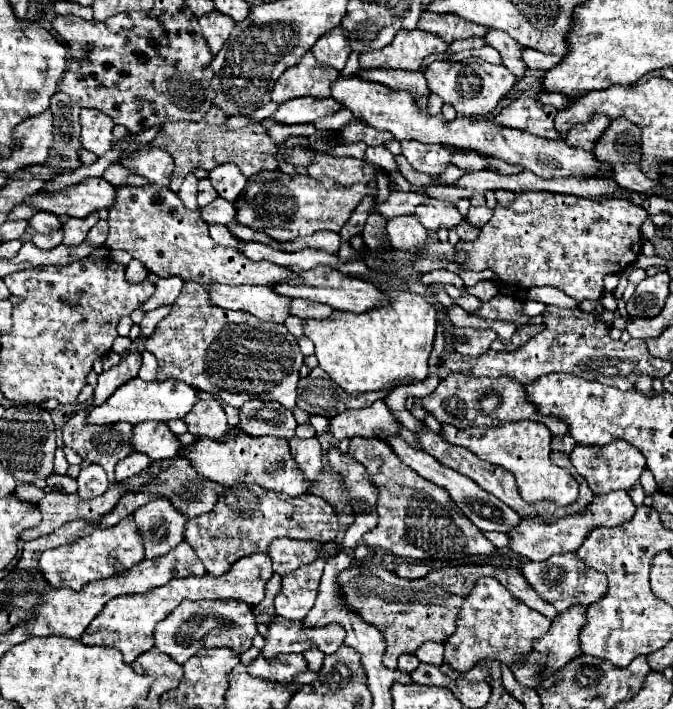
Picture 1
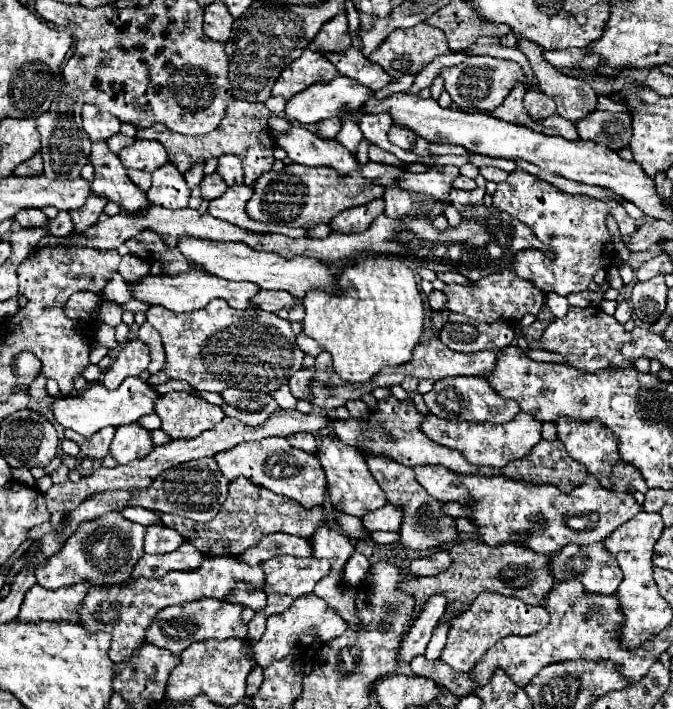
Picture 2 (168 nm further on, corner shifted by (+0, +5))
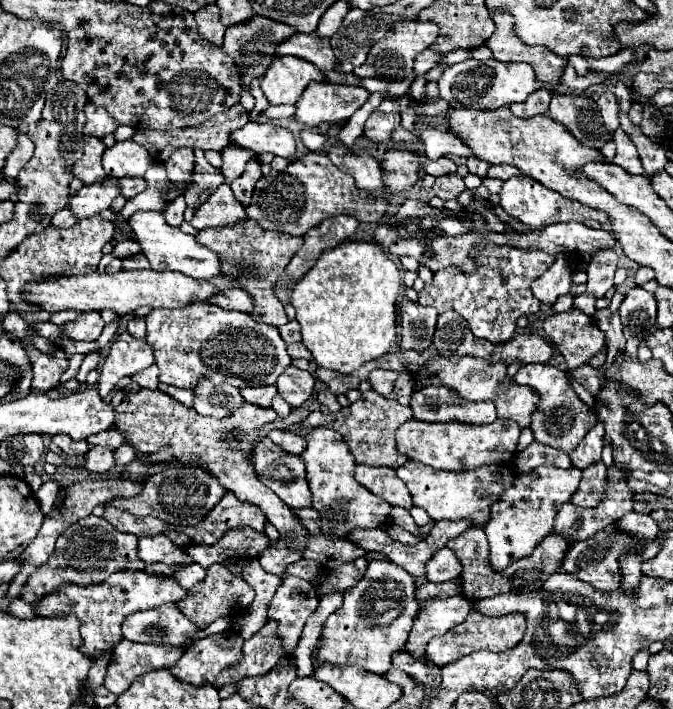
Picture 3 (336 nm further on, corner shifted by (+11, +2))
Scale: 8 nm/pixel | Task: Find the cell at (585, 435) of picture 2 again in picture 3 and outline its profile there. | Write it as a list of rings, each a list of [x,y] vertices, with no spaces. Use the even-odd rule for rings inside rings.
[[[525,364],[515,374],[515,380],[519,384],[535,388],[541,396],[541,402],[539,402],[537,410],[533,412],[533,424],[531,424],[531,430],[533,430],[537,442],[559,448],[565,454],[571,454],[579,446],[579,442],[585,438],[585,434],[597,424],[597,418],[589,412],[589,406],[579,400],[579,396],[569,386],[567,376],[561,368],[553,368],[547,364]]]

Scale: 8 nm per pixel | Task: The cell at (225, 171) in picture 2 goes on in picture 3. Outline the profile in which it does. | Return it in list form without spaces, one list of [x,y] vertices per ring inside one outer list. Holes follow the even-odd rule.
[[[225,148],[225,150],[221,152],[221,156],[223,156],[221,174],[223,174],[225,182],[231,184],[237,176],[243,174],[243,170],[245,170],[245,162],[251,160],[253,152],[243,150],[243,148]]]

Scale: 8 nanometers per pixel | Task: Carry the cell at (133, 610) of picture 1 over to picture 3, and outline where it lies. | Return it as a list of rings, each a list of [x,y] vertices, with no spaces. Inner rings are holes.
[[[125,570],[125,572],[117,572],[117,574],[109,576],[101,584],[93,584],[93,586],[77,586],[77,584],[61,586],[59,590],[43,596],[43,600],[39,602],[39,614],[41,616],[75,614],[81,622],[81,638],[83,638],[81,652],[85,652],[85,656],[89,656],[89,658],[99,658],[99,656],[111,652],[123,640],[121,624],[129,614],[139,612],[139,610],[151,610],[165,602],[179,604],[181,600],[185,600],[187,594],[189,594],[189,590],[181,588],[171,576],[157,576],[157,574],[145,574],[139,570],[137,572]]]

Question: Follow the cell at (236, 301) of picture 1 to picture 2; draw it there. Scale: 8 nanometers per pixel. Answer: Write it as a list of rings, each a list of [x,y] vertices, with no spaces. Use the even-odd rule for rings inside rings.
[[[186,271],[186,273],[178,273],[178,275],[168,275],[168,273],[152,275],[152,273],[148,273],[144,279],[128,281],[128,289],[130,289],[130,295],[134,299],[144,301],[148,305],[162,305],[174,313],[188,313],[188,311],[202,309],[204,305],[208,305],[216,297],[228,301],[228,305],[234,309],[248,309],[252,297],[260,291],[258,285],[252,285],[246,281],[244,283],[224,281],[220,277],[212,277],[210,273],[200,273],[200,271]]]

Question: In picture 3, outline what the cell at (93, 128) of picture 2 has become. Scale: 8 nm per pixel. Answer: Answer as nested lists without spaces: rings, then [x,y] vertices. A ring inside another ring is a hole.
[[[87,104],[85,106],[85,128],[83,132],[89,134],[89,136],[97,136],[97,138],[103,138],[107,134],[113,134],[117,130],[117,122],[107,114],[107,110],[103,108],[97,108],[93,104]]]

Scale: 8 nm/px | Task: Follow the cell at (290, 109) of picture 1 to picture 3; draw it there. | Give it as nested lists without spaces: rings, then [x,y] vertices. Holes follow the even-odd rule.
[[[313,82],[297,100],[295,120],[313,128],[321,122],[341,122],[351,118],[369,98],[363,86],[343,86],[333,82]]]

